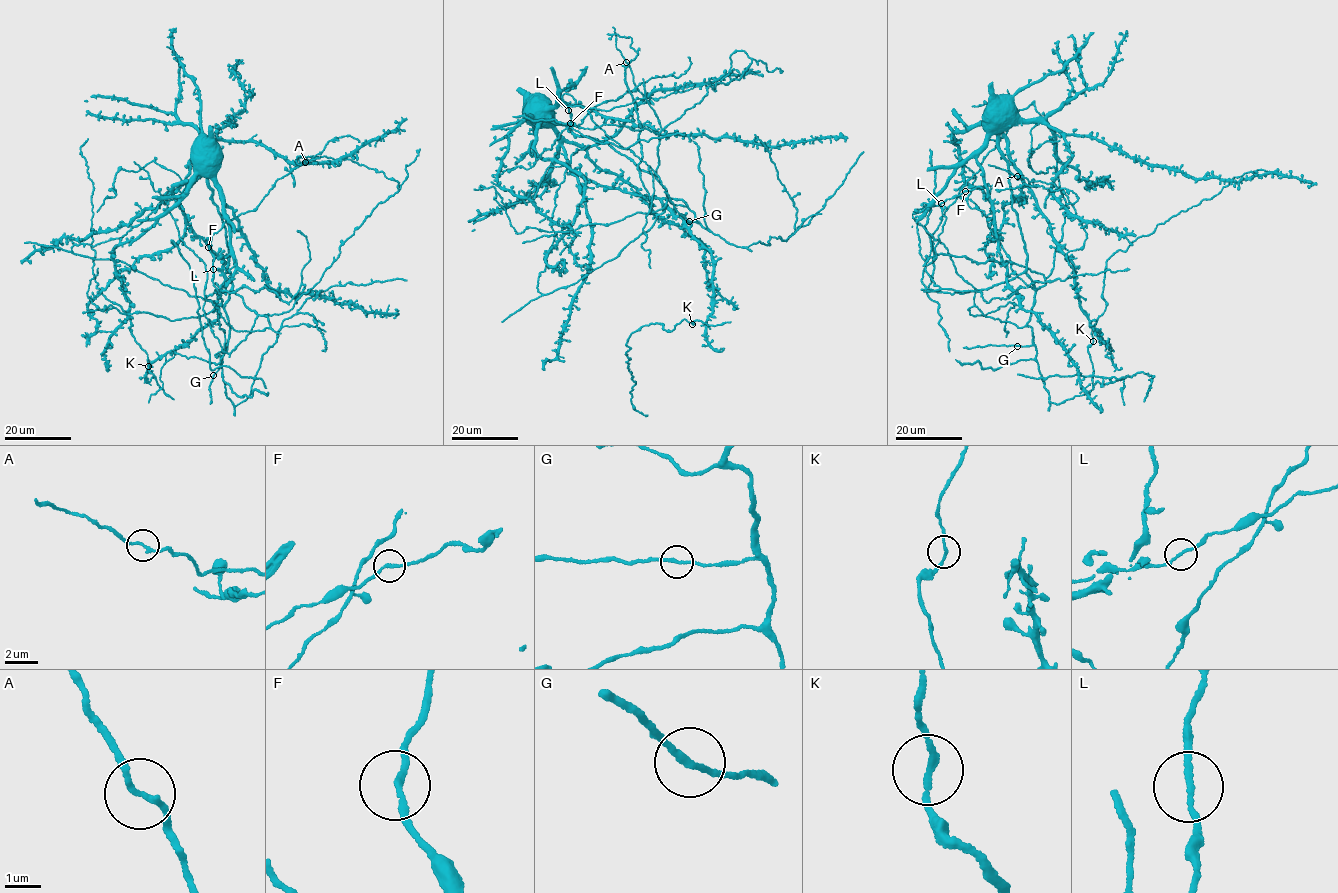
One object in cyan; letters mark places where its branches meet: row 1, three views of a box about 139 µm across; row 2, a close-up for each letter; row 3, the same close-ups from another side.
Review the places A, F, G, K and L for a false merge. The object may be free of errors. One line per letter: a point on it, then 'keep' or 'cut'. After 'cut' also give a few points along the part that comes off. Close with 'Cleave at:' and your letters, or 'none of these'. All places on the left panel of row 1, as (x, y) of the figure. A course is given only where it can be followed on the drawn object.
A: place (305, 162); keep
F: place (208, 247); keep
G: place (213, 375); keep
K: place (148, 366); keep
L: place (213, 269); keep
Cleave at: none of these

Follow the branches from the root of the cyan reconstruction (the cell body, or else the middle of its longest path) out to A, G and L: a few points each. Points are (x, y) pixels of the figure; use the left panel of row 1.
A: (212, 164), (220, 161), (207, 147), (223, 139), (250, 140), (305, 162)
G: (212, 164), (217, 171), (208, 176), (208, 188), (225, 229), (232, 284), (224, 307), (226, 352), (213, 375)
L: (212, 164), (208, 188), (232, 284), (228, 341), (217, 357), (225, 336), (213, 269)

